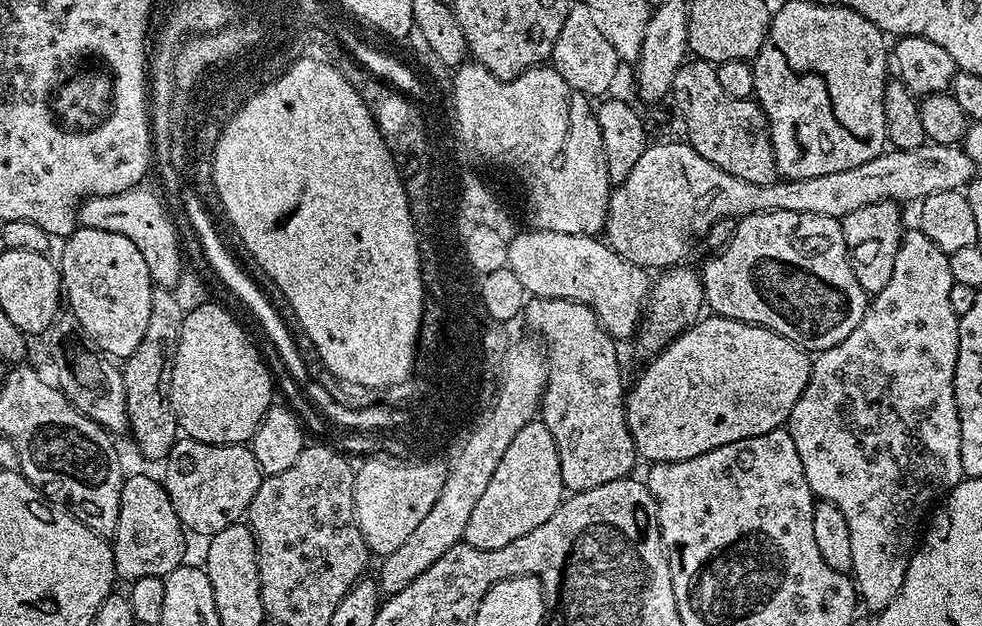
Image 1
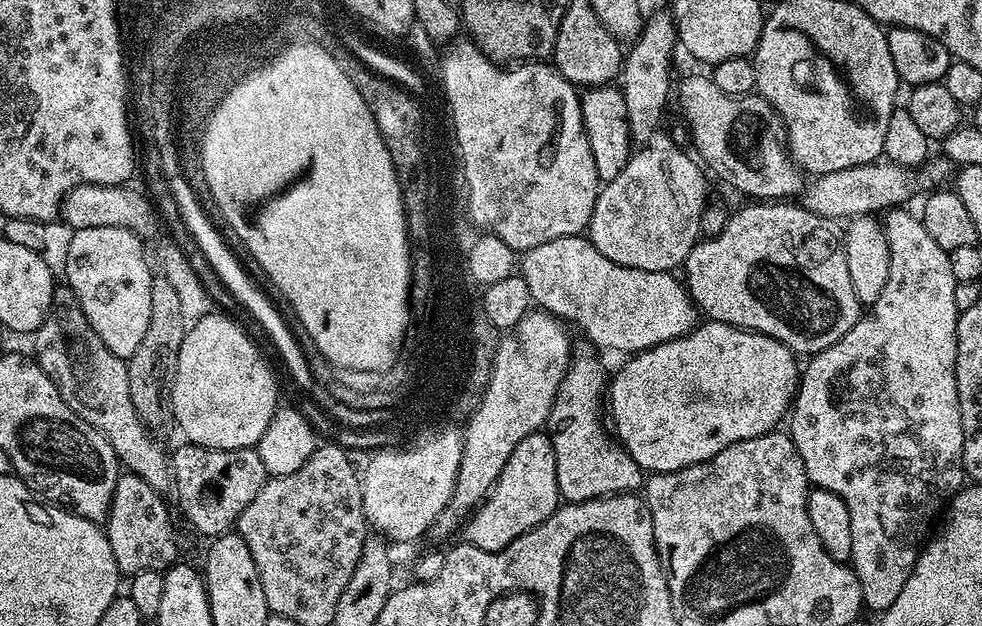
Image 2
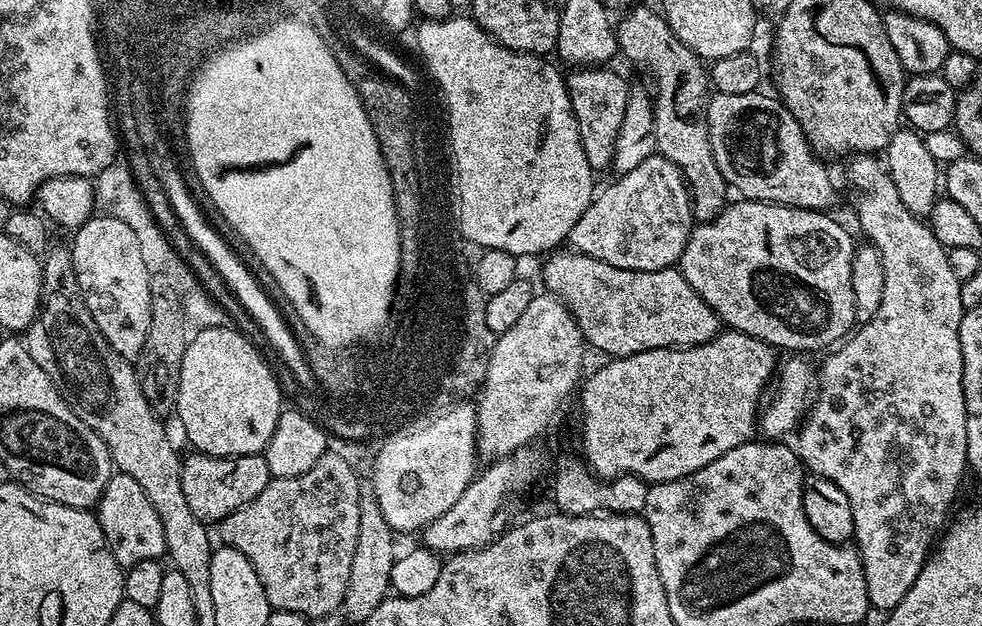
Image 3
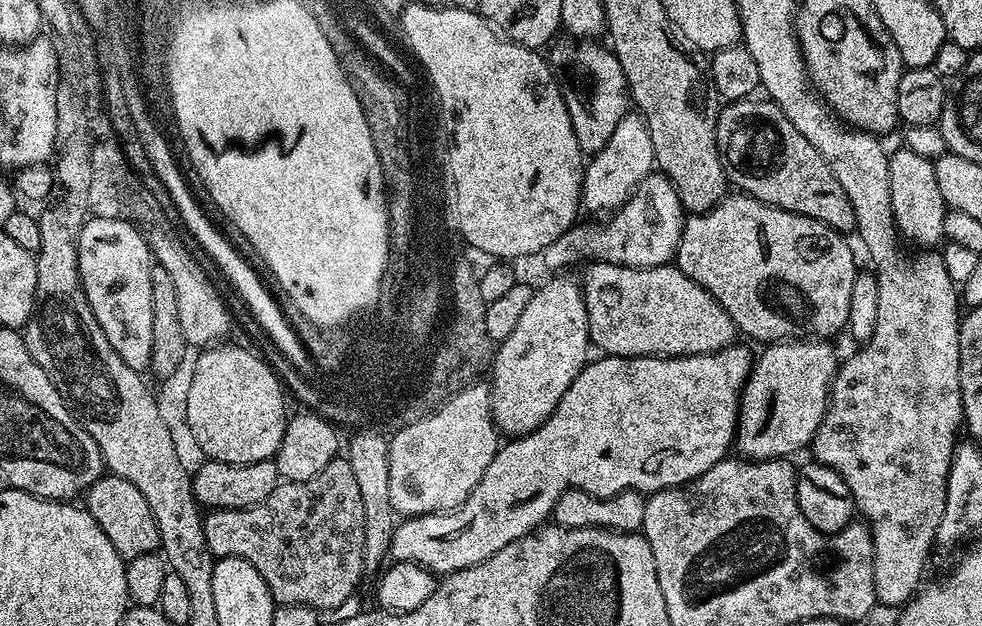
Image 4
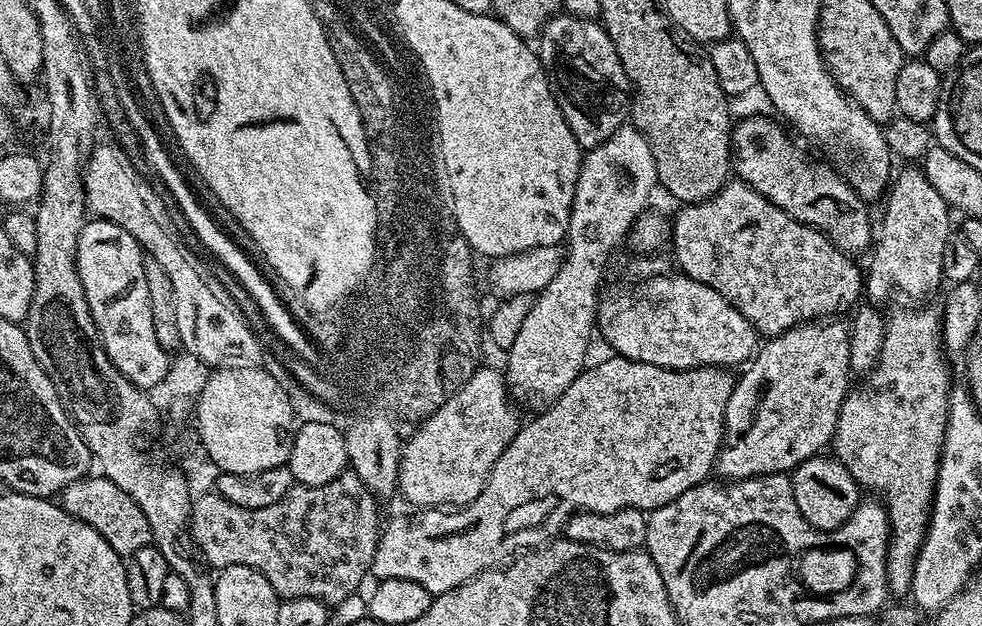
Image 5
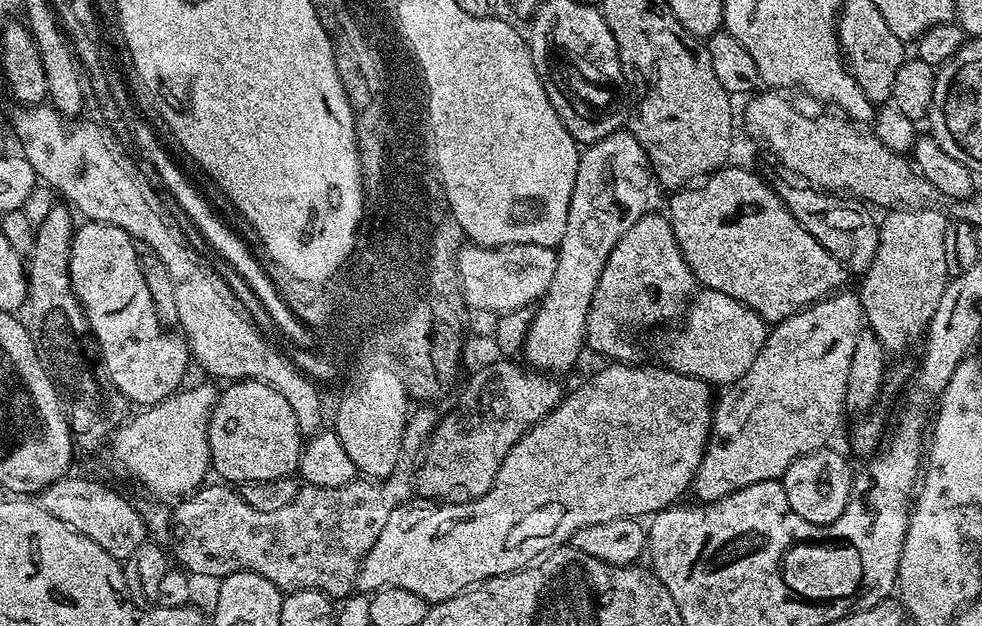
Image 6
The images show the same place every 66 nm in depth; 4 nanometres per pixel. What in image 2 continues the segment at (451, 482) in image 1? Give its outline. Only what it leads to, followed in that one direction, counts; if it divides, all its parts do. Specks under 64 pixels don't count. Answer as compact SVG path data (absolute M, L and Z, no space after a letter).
M530 310L513 328L507 329L499 337L492 363L492 377L479 403L471 409L468 429L462 432L464 449L454 494L438 514L436 523L430 529L431 535L450 535L456 523L461 519L460 524L495 486L515 447L528 435L541 431L547 425L554 398L574 356L568 332L563 326L550 312Z

